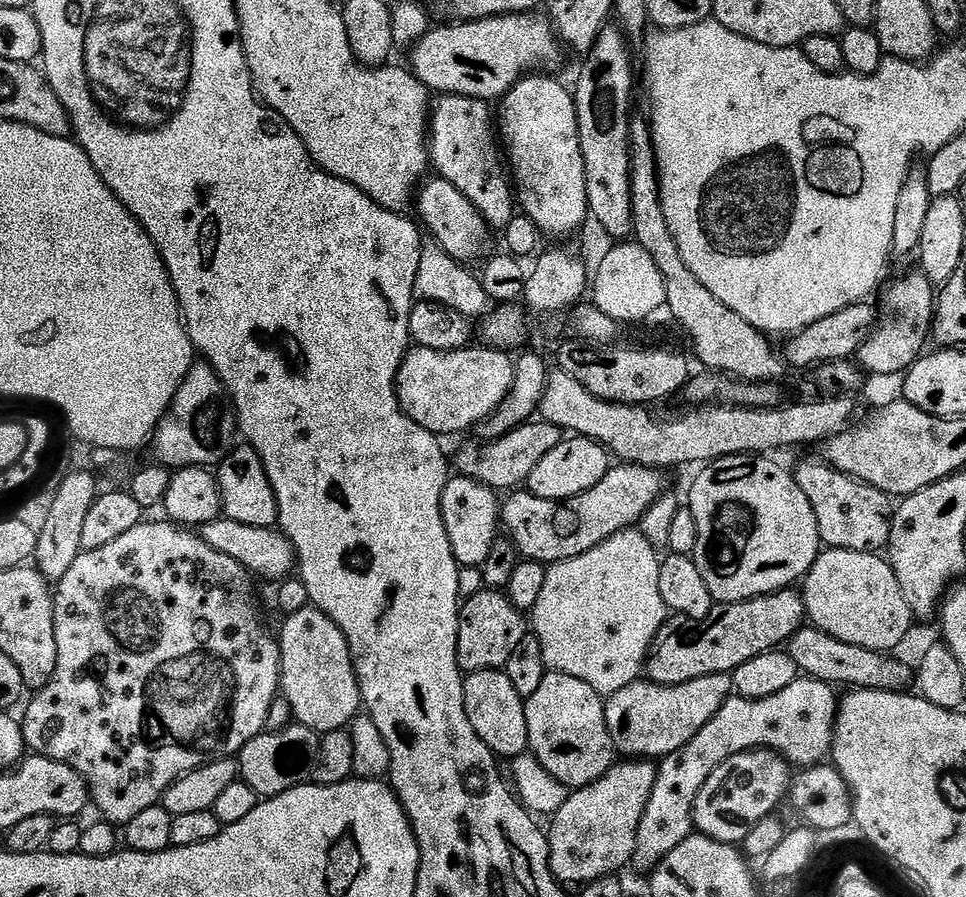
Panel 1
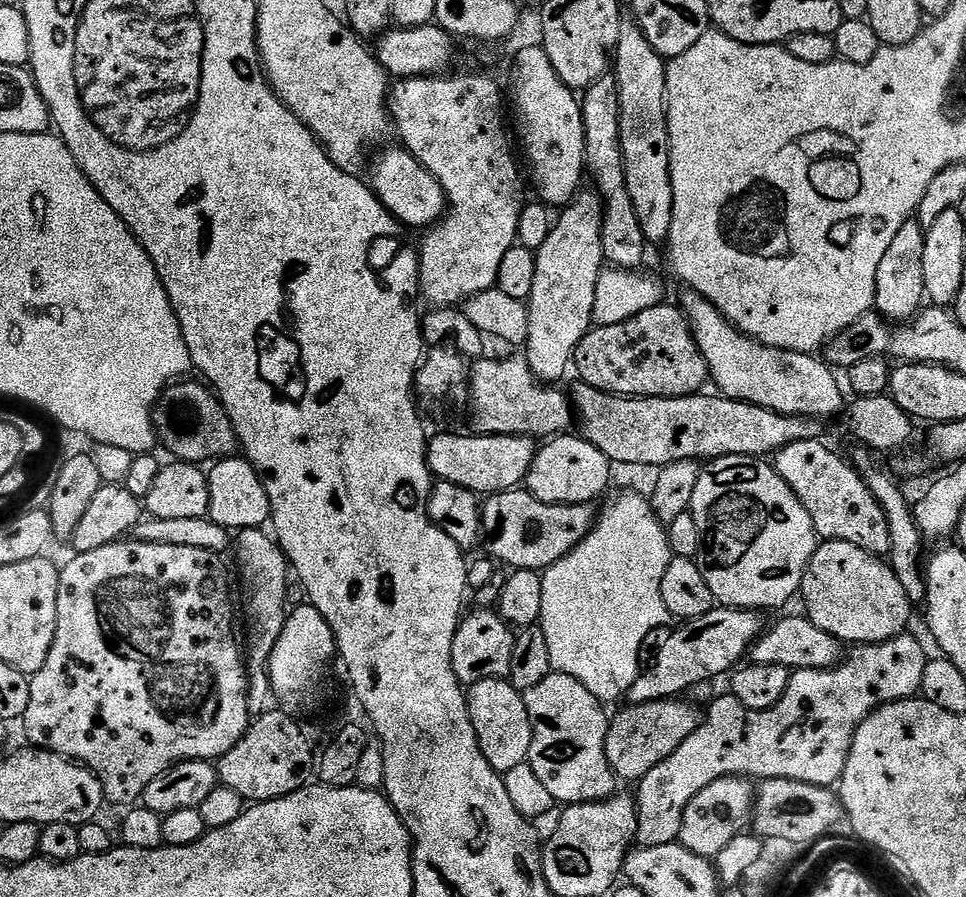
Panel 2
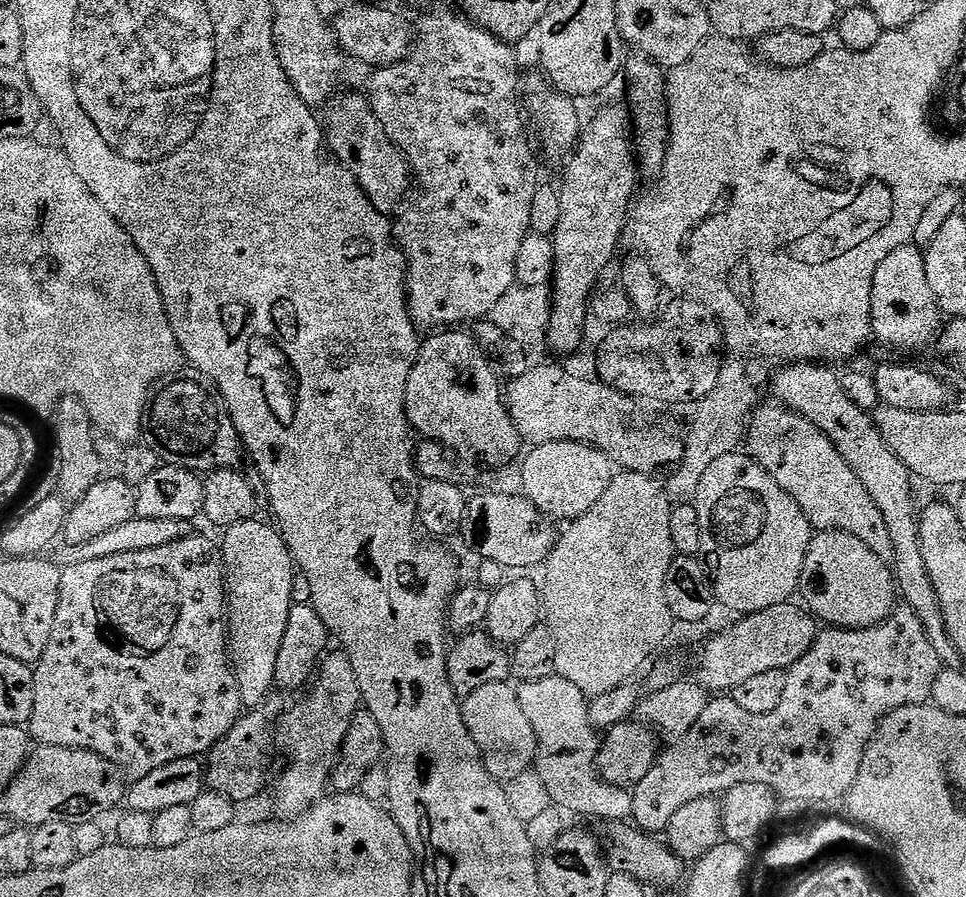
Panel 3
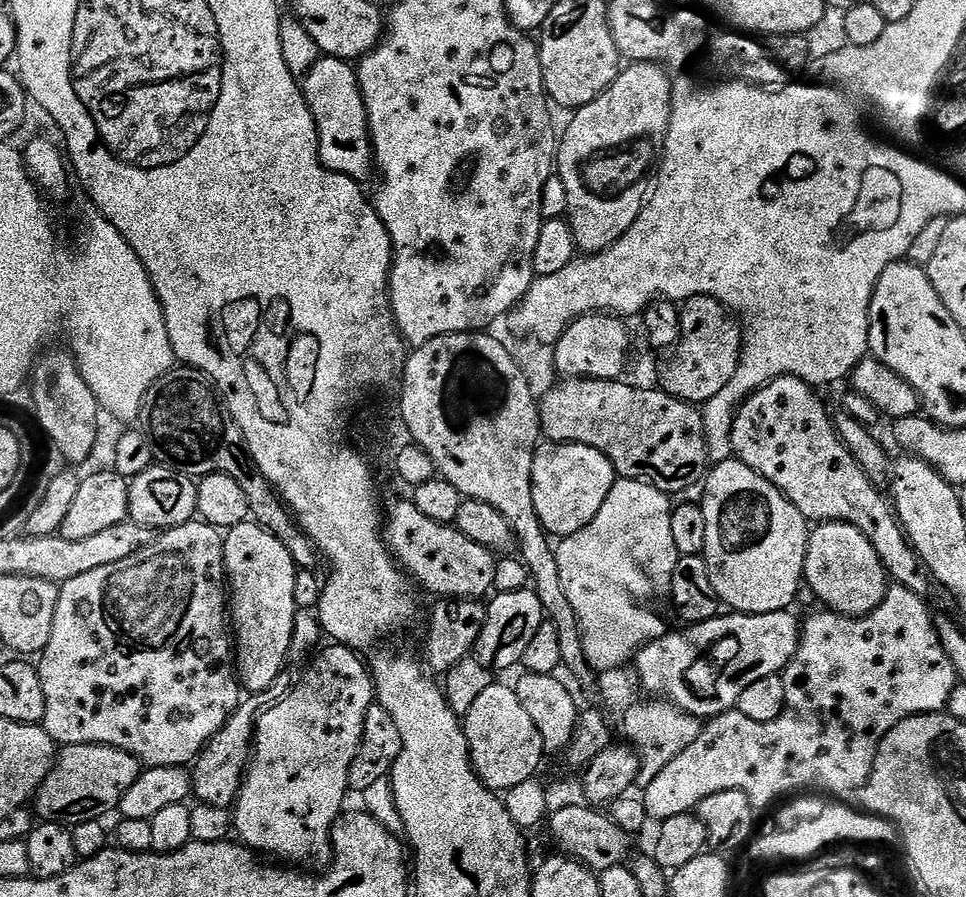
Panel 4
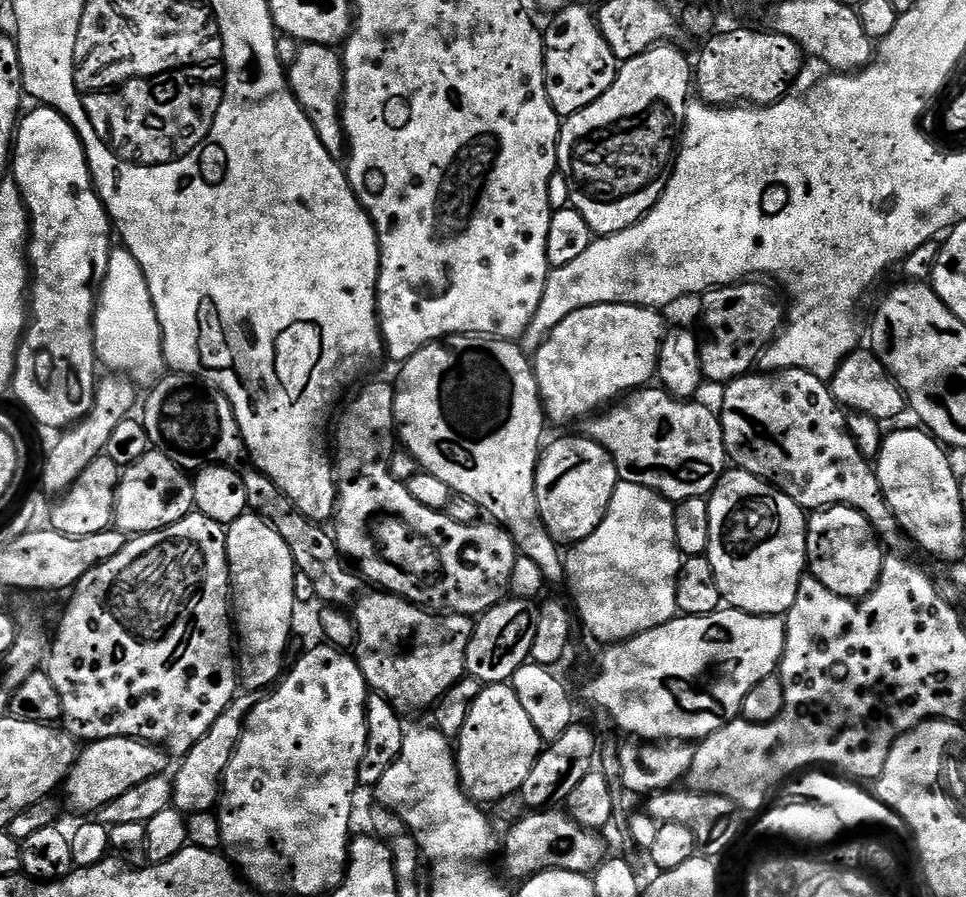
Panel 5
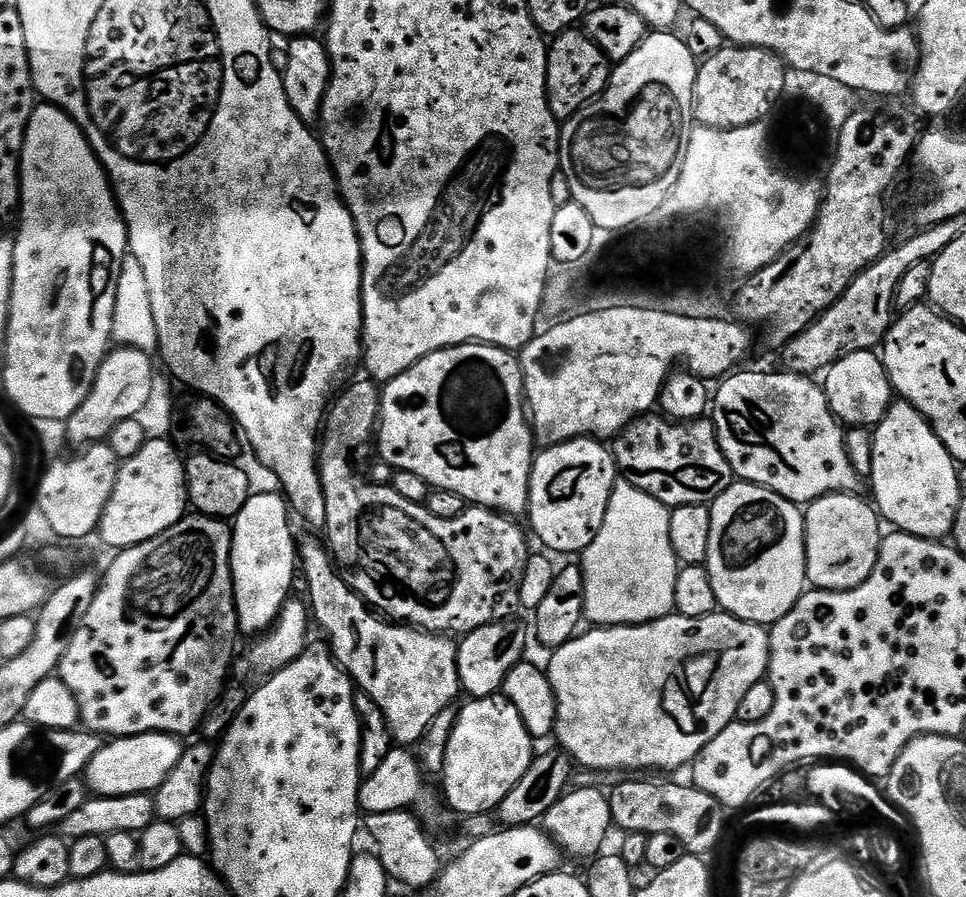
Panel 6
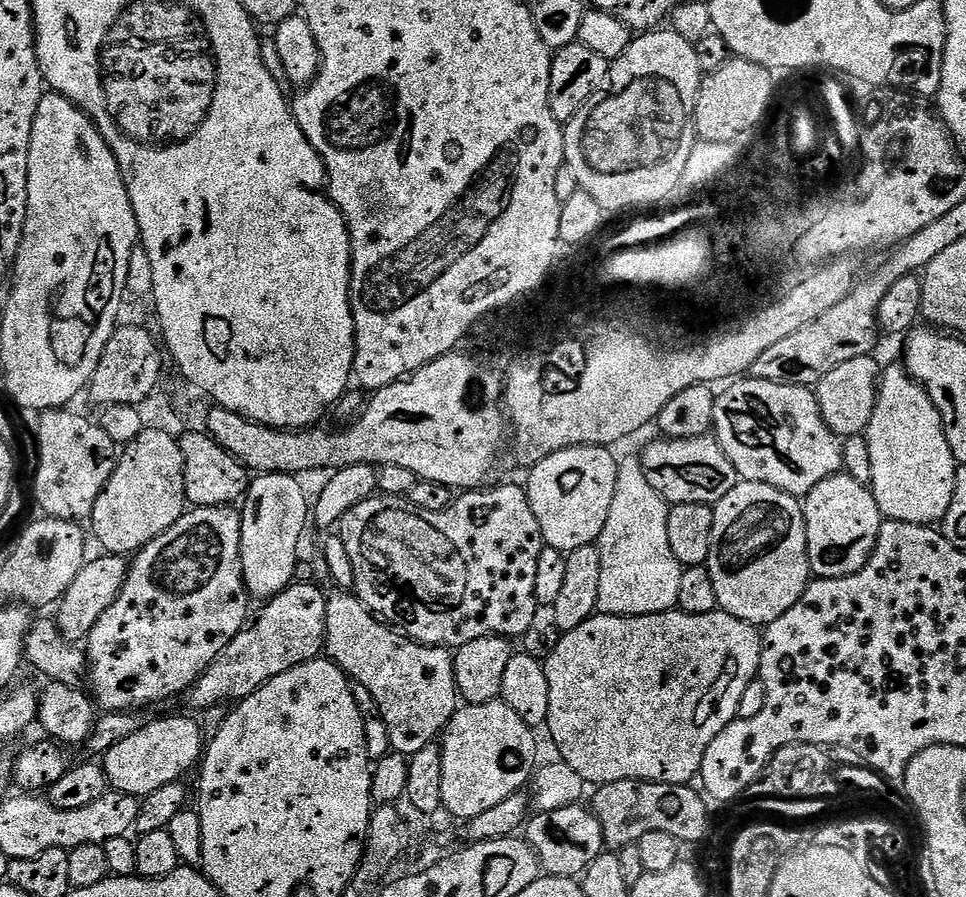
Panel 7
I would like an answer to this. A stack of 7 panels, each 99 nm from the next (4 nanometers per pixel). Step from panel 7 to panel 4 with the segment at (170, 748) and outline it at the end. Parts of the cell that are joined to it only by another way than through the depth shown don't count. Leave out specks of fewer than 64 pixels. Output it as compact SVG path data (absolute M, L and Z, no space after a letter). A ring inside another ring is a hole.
M69 744L59 749L56 763L48 771L48 776L36 790L34 797L34 812L41 821L52 821L56 824L71 826L100 820L107 812L115 813L120 807L122 798L130 786L139 778L142 771L140 761L134 759L117 748L105 744Z

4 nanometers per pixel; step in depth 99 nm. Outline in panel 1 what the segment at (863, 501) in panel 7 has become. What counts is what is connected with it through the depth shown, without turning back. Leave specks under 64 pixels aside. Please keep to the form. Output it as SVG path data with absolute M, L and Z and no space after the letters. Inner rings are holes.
M825 547L802 581L802 608L811 627L822 629L827 636L838 638L850 646L862 646L871 652L885 654L896 650L892 648L898 647L907 638L914 623L910 605L906 603L906 594L902 594L902 586L892 565L883 555L875 552Z

